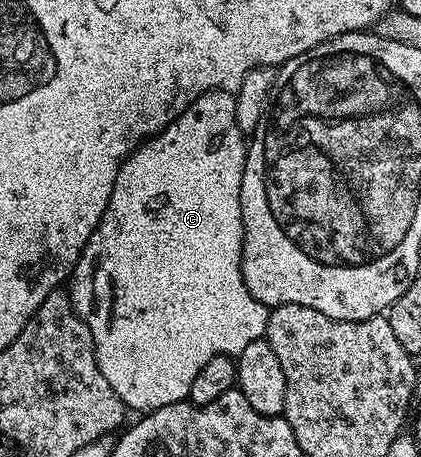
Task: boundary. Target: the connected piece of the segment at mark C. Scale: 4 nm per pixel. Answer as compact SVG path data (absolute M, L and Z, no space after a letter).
M205 91L183 115L176 117L163 131L158 132L157 135L135 147L134 150L131 151L130 156L124 160L121 169L116 173L116 181L112 185L112 193L110 194L108 205L102 214L102 220L96 225L92 237L84 245L82 255L78 258L78 263L74 266L73 272L68 280L68 294L70 300L76 309L76 313L84 321L84 325L88 325L88 329L92 333L94 352L96 353L96 361L98 362L100 373L104 373L104 378L108 381L108 385L112 385L112 389L116 389L116 397L120 397L122 404L131 412L138 411L137 413L149 413L160 409L164 405L183 402L183 400L189 396L190 390L192 389L192 377L196 377L196 373L200 373L200 369L204 369L204 365L208 365L208 361L212 361L212 357L216 357L217 355L236 357L246 346L252 345L252 341L256 341L265 336L271 308L265 307L260 301L256 301L252 297L252 293L248 293L248 289L244 285L244 277L242 276L242 238L244 237L244 229L242 228L242 210L240 209L240 185L244 177L247 146L248 143L244 138L244 133L236 121L236 101L234 100L234 95L228 91Z

